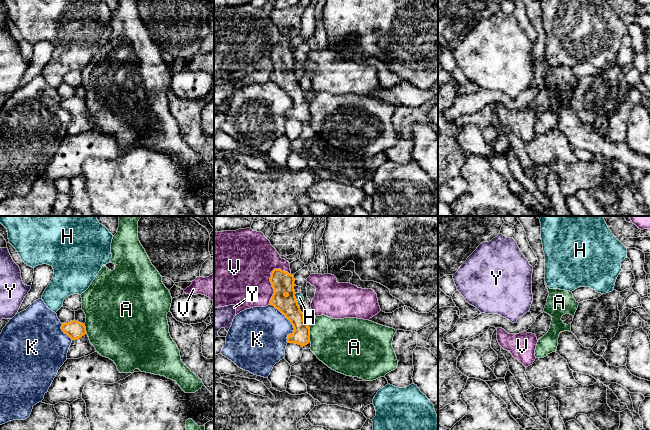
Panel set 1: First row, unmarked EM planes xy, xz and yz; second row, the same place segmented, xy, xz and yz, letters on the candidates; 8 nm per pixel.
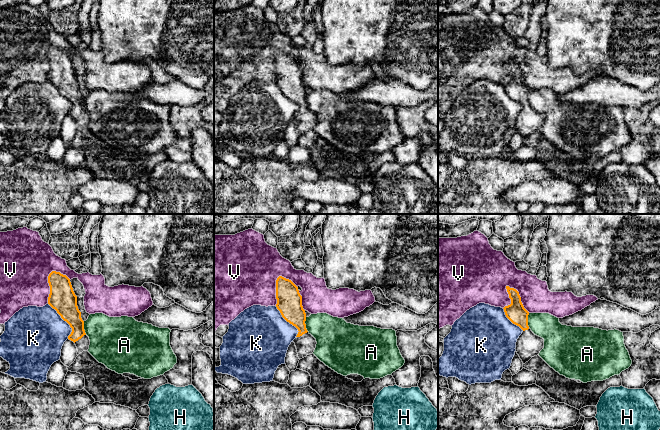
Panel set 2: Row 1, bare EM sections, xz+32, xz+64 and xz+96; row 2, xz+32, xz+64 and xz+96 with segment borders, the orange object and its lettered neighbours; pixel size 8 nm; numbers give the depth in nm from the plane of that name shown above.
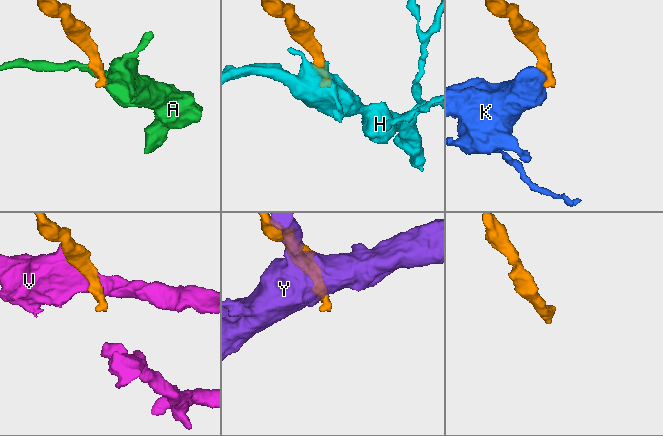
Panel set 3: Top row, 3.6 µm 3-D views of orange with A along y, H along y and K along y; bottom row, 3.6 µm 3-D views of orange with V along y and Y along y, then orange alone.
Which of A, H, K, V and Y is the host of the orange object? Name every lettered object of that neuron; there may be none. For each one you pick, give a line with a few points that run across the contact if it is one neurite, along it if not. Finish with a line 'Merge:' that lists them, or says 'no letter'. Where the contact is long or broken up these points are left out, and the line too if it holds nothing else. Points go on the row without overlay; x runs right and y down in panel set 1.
Merge: no letter

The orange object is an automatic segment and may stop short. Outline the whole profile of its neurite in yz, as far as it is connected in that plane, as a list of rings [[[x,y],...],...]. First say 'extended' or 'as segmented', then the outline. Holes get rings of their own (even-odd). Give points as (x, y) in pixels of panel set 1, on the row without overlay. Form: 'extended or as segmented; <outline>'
extended; [[[560,108],[555,128],[567,137],[573,148],[590,151],[606,162],[617,159],[630,169],[650,173],[650,157],[632,151],[626,142],[609,141],[603,132],[583,123],[572,108]]]

